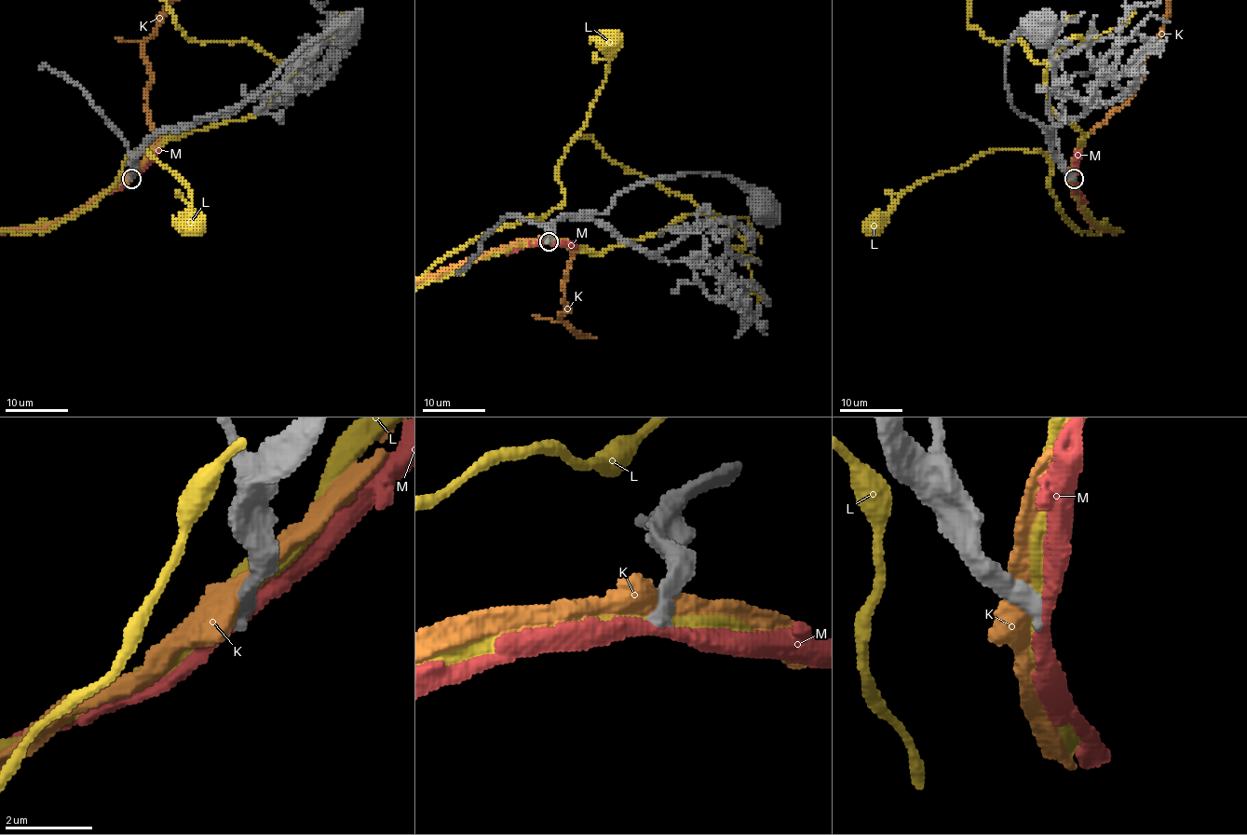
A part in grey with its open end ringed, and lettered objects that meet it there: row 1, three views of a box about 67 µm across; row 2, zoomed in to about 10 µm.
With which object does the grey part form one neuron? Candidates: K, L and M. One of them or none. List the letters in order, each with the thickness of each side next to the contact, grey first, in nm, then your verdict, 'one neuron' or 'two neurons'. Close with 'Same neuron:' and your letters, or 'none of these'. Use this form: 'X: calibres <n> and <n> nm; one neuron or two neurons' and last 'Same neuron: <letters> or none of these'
K: calibres 500 and 500 nm; two neurons
L: calibres 460 and 360 nm; two neurons
M: calibres 440 and 360 nm; two neurons
Same neuron: none of these

